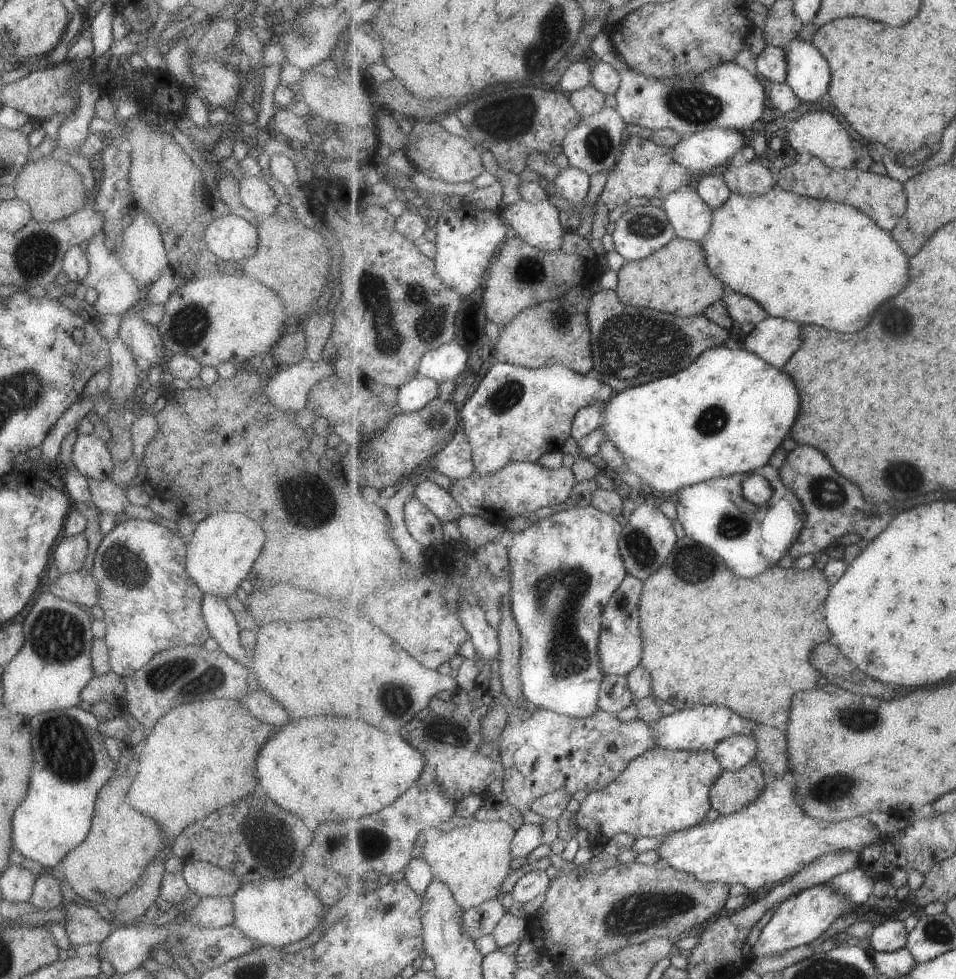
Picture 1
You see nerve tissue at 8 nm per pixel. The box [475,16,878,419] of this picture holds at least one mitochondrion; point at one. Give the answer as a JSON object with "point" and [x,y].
{"point":[624,356]}

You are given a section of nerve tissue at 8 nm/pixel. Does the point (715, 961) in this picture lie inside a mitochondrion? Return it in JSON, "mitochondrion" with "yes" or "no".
{"mitochondrion":"no"}

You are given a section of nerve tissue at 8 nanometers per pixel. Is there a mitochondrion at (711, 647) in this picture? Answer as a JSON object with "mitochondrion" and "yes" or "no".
{"mitochondrion":"no"}

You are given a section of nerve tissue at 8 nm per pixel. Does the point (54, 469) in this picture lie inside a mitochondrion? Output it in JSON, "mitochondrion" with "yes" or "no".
{"mitochondrion":"no"}

